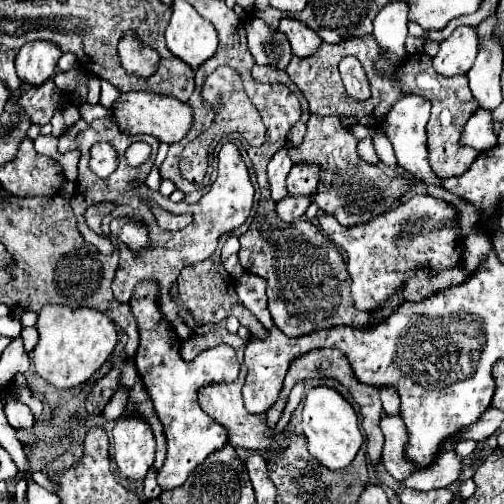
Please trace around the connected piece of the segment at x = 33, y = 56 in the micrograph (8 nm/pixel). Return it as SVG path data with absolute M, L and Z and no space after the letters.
M48 41L26 43L16 55L16 73L22 83L42 85L56 71L62 51Z

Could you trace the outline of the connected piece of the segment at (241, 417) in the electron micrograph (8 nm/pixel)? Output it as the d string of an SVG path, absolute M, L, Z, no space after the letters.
M244 363L238 379L232 383L218 383L218 385L204 385L198 391L198 403L204 409L204 413L208 413L214 421L218 421L220 425L226 427L228 431L228 439L230 445L240 445L244 449L254 449L254 451L270 451L268 445L272 445L274 441L274 429L266 425L266 413L264 415L252 415L246 411L244 401L242 401L242 388L247 375L247 369Z

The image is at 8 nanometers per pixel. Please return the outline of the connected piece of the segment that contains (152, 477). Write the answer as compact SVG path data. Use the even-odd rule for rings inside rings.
M150 469L150 473L144 479L144 495L148 499L156 499L156 497L160 497L160 493L162 493L162 487L156 481L156 471Z

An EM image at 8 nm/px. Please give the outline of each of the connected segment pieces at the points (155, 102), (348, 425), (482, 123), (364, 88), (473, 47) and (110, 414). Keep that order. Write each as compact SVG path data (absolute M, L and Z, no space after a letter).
M130 91L130 93L122 93L120 99L116 101L116 105L112 107L112 113L120 125L120 129L124 133L130 135L154 135L164 143L176 143L182 137L186 137L186 131L190 131L192 121L192 109L188 103L182 103L174 97L166 97L166 95L156 95L156 93L144 93L144 91Z
M314 387L304 399L304 435L308 441L310 455L328 469L344 469L352 463L358 449L362 447L362 433L358 427L358 417L352 405L330 387Z
M478 109L466 123L466 129L462 133L462 145L470 145L478 151L486 151L496 147L496 133L494 133L494 121L492 111Z
M344 57L340 61L340 77L350 97L358 101L366 101L370 97L370 83L366 79L366 71L356 57Z
M456 27L450 37L440 43L438 55L432 59L434 69L444 75L464 75L472 69L474 57L478 53L478 35L472 27Z
M120 391L120 393L116 393L116 399L110 401L110 403L106 405L106 409L104 409L102 415L104 415L108 421L116 421L116 419L122 415L122 411L124 411L126 399L128 399L128 391Z

